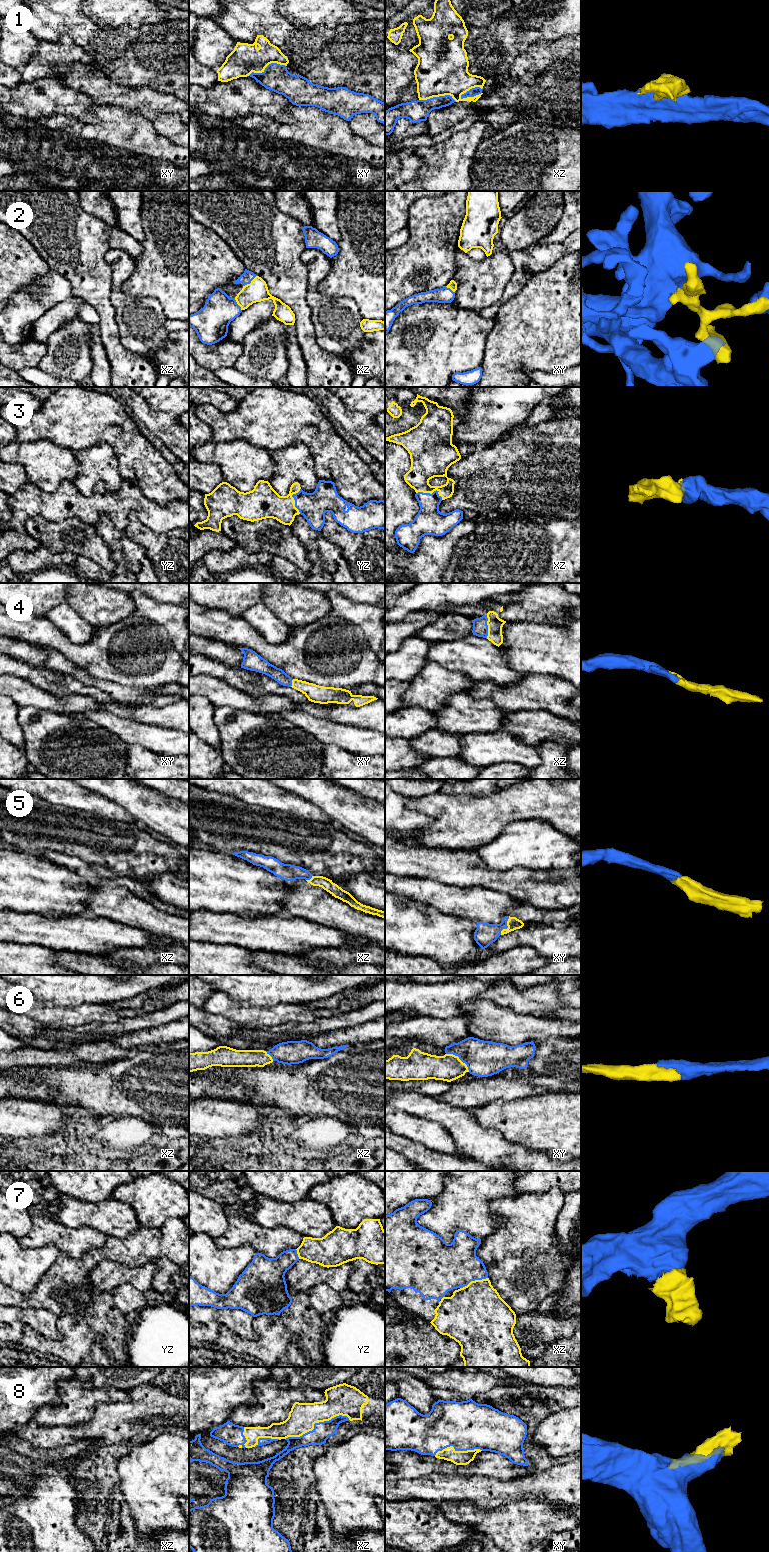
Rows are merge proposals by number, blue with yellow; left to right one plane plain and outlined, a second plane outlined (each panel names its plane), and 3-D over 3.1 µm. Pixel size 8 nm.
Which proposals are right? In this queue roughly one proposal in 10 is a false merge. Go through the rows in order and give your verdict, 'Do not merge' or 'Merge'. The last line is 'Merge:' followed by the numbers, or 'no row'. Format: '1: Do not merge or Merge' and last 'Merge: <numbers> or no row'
1: Do not merge
2: Merge
3: Merge
4: Merge
5: Merge
6: Merge
7: Merge
8: Merge
Merge: 2, 3, 4, 5, 6, 7, 8

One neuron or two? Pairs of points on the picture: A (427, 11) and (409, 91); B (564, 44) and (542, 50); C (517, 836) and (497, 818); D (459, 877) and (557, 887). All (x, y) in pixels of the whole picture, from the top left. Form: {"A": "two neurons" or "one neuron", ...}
{"A": "two neurons", "B": "one neuron", "C": "two neurons", "D": "one neuron"}

